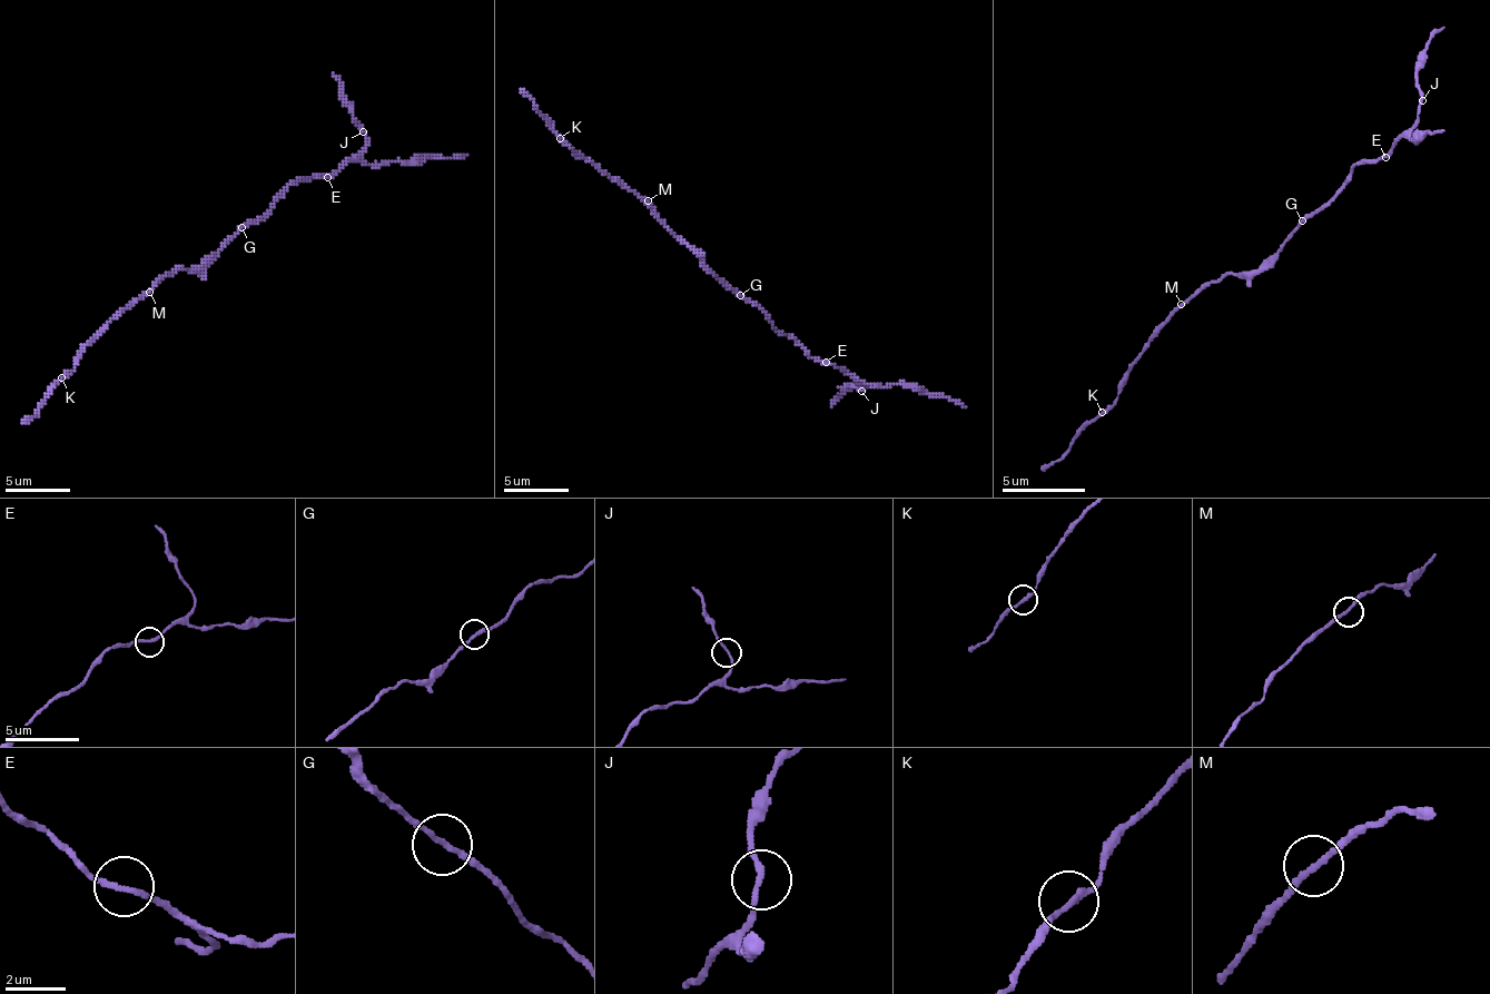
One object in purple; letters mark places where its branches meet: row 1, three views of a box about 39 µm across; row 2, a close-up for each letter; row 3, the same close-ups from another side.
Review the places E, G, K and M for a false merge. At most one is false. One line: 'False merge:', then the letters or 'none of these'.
False merge: E

